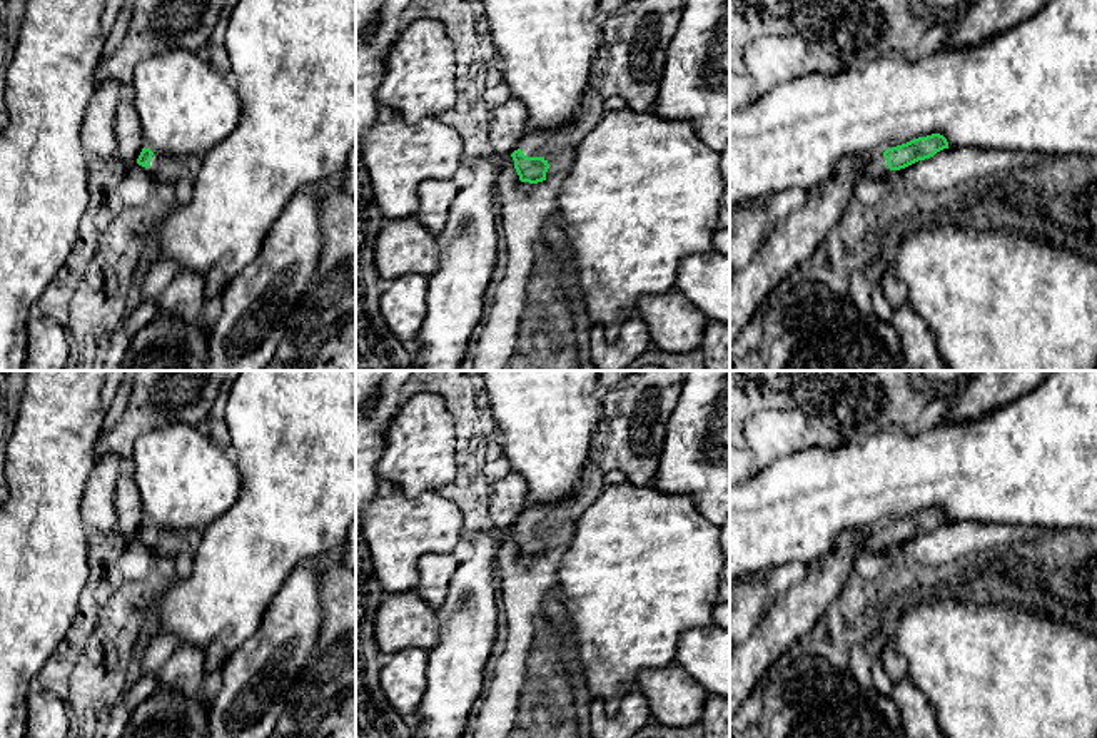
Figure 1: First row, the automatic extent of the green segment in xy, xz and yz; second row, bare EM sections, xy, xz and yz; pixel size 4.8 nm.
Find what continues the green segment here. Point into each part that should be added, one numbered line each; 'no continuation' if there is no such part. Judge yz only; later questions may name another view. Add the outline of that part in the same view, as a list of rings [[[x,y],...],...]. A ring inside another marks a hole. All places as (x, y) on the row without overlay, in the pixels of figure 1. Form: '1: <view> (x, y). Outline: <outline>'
1: yz (877, 540). Outline: [[[883,528],[872,529],[868,539],[865,541],[862,548],[862,554],[865,553],[878,553],[883,546],[890,544],[887,539],[887,533]]]

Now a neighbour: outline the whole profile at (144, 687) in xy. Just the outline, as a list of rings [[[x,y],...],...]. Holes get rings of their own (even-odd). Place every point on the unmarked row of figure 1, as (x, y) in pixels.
[[[157,673],[140,676],[134,686],[127,688],[124,695],[124,701],[130,710],[134,710],[137,705],[140,705],[144,700],[147,700],[154,691],[159,688],[159,678]]]

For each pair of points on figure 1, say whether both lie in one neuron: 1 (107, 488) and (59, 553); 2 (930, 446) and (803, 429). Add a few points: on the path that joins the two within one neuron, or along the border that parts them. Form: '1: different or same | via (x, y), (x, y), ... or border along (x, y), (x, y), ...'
1: different | border along (85, 481), (80, 520), (89, 530)
2: different | border along (847, 439), (835, 448), (807, 449)

